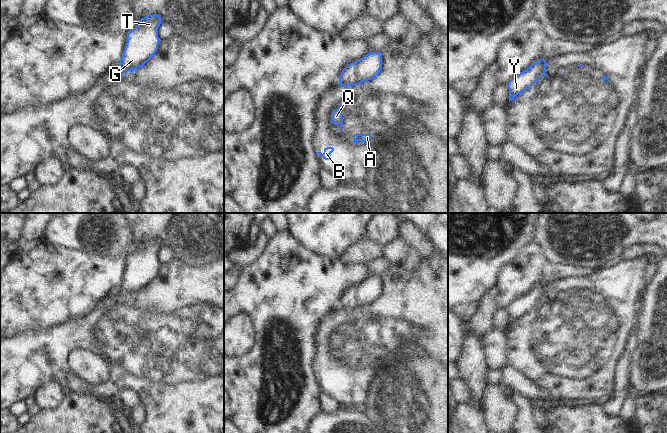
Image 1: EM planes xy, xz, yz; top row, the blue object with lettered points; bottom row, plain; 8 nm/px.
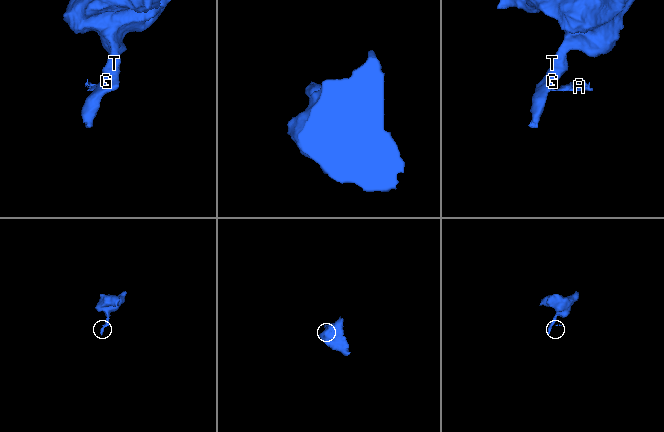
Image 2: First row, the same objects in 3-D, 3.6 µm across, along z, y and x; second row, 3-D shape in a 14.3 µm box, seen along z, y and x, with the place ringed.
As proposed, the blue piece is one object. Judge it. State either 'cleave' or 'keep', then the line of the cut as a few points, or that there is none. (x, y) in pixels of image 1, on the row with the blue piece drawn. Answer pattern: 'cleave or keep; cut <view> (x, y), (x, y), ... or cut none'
cleave; cut xy (118, 66), (127, 71)

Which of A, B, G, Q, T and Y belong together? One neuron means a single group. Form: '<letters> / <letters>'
A B Q / G T Y

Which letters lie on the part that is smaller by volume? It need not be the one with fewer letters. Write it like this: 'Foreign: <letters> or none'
Foreign: A, B, Q.

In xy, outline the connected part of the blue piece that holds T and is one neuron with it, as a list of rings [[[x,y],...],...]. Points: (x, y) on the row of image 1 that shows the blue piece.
[[[148,15],[139,20],[138,25],[127,33],[127,43],[119,67],[133,72],[142,67],[156,53],[160,39],[158,28],[160,15]]]

